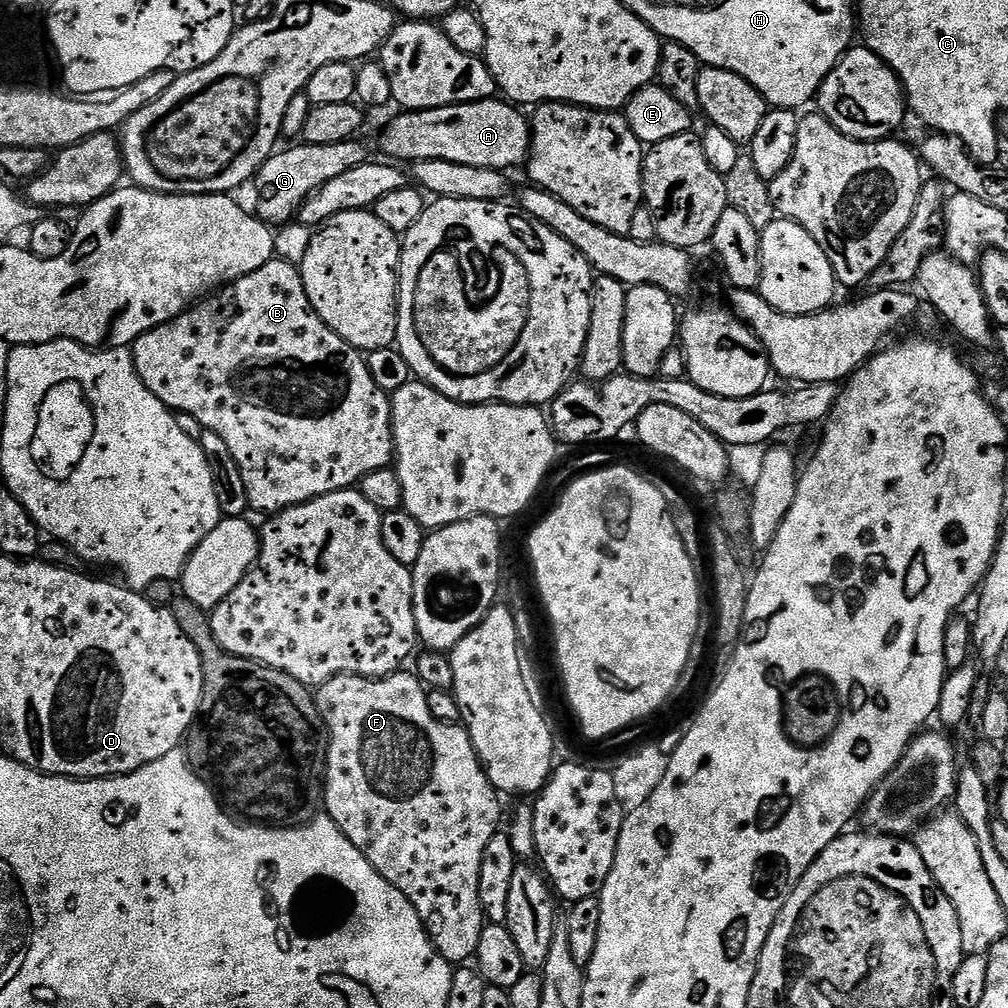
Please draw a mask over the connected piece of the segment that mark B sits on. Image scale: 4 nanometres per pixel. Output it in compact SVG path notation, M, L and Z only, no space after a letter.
M273 258L266 262L266 266L254 270L254 274L246 274L233 284L223 285L207 298L193 304L180 316L175 316L170 322L142 334L132 343L130 351L134 358L134 366L142 382L146 382L150 394L157 396L173 412L177 414L185 412L186 415L193 416L201 424L199 426L201 429L218 434L218 438L222 438L222 442L230 446L230 454L234 462L238 462L238 470L246 486L248 506L253 513L285 512L287 508L305 504L319 496L355 489L360 480L366 478L366 474L382 470L393 463L392 401L389 393L383 392L374 383L374 378L370 378L368 361L360 349L350 346L341 336L334 334L334 330L330 330L330 326L326 326L322 318L318 318L314 306L310 306L310 298L306 298L306 286L302 282L297 265Z

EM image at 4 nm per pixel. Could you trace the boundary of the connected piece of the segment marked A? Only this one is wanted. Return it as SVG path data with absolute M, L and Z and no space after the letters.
M493 98L490 100L479 100L469 104L451 104L434 110L422 110L421 112L401 111L397 120L388 124L380 144L384 152L396 162L408 160L429 160L430 158L442 158L446 162L462 162L462 166L482 166L483 168L498 168L509 170L515 164L523 165L530 154L530 143L532 133L530 131L530 120L527 115L523 116L517 105L504 98Z

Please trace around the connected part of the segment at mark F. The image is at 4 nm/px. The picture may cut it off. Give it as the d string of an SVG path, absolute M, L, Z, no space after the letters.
M401 670L390 676L379 678L335 676L327 680L325 684L319 685L315 692L316 708L320 711L325 726L328 727L323 811L335 822L338 830L342 830L342 834L346 834L346 838L350 838L350 842L364 855L366 862L370 862L370 866L374 866L374 870L378 874L382 874L382 878L386 878L386 882L390 882L390 886L394 886L398 890L402 890L402 894L406 894L410 906L414 906L418 918L424 923L424 929L428 931L428 937L432 939L432 945L438 950L438 954L442 958L446 958L448 963L453 966L460 966L471 961L478 950L478 938L482 938L482 930L486 923L482 902L478 898L478 874L482 870L482 853L490 843L490 838L494 838L494 834L501 827L501 797L498 795L496 787L488 780L484 767L480 765L478 754L468 736L468 729L460 724L438 722L438 718L434 718L434 714L430 714L428 692L424 685L408 670Z

